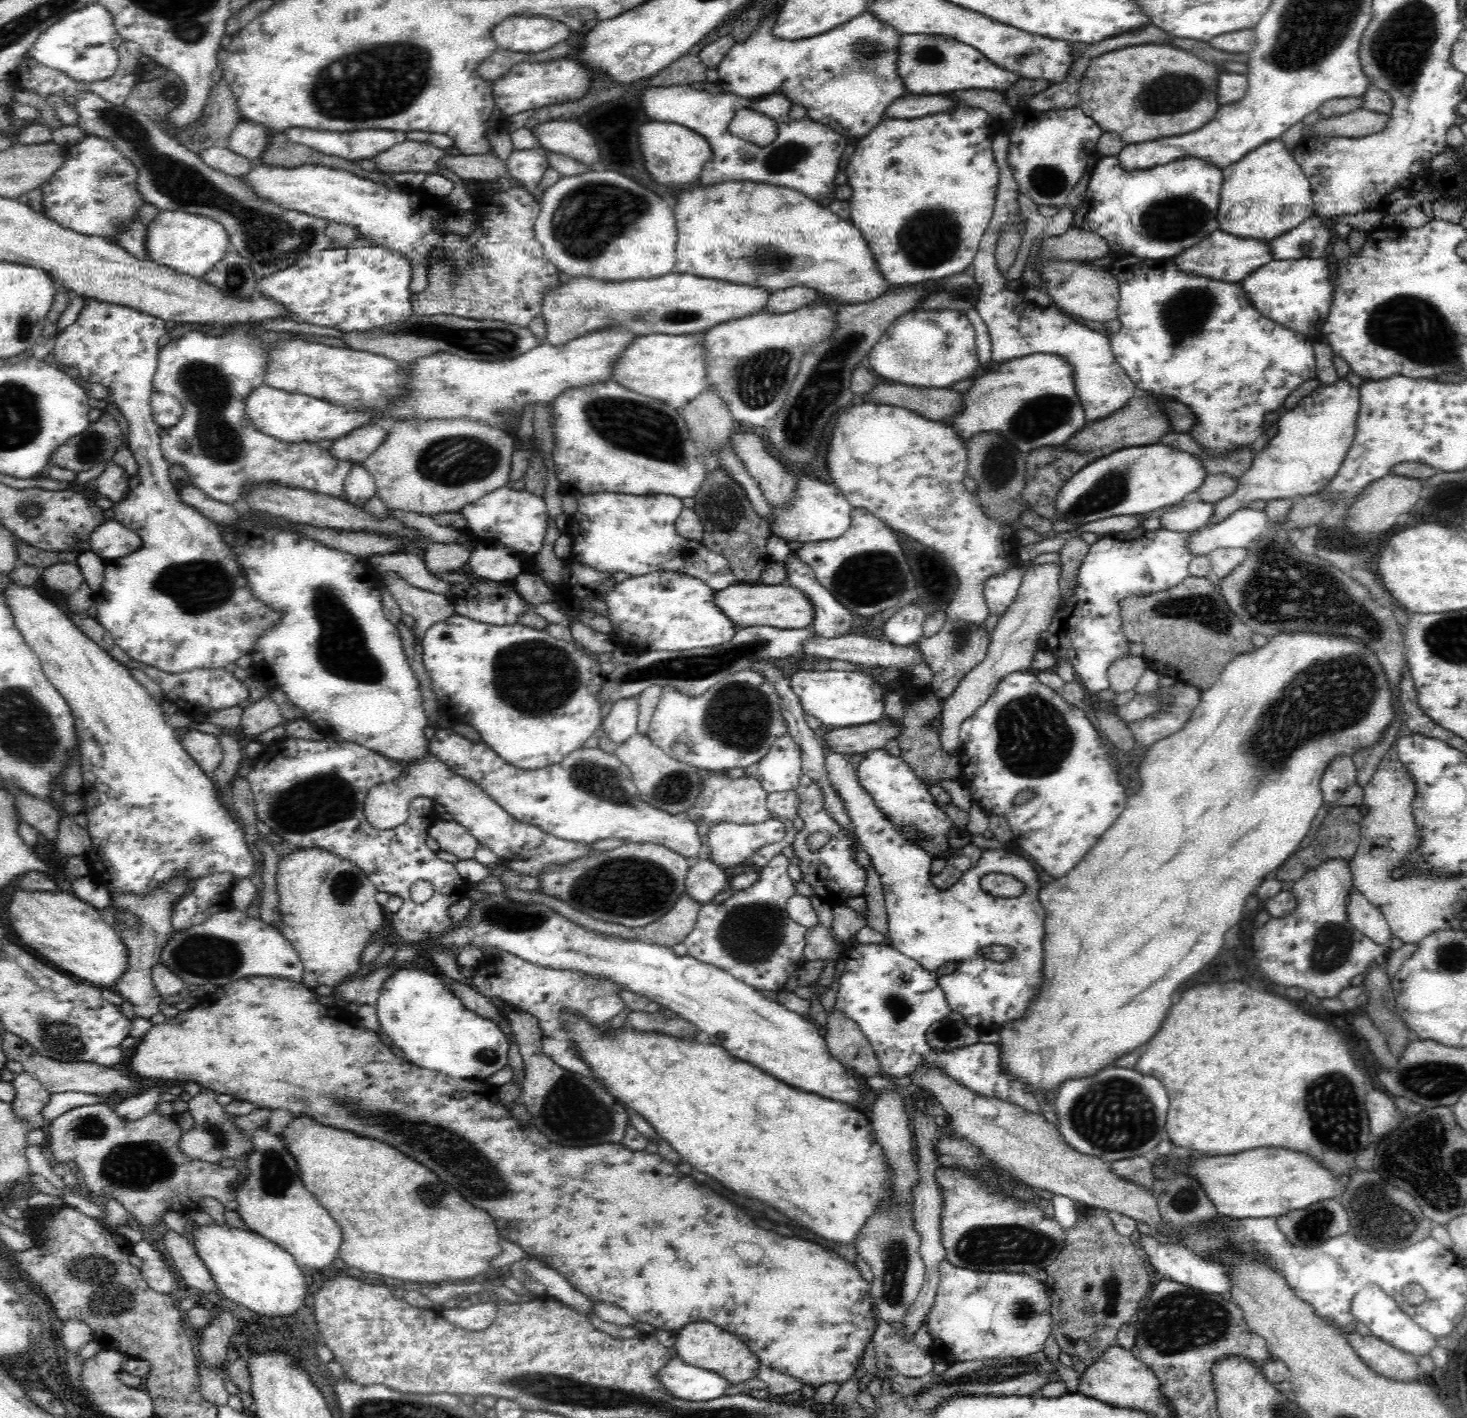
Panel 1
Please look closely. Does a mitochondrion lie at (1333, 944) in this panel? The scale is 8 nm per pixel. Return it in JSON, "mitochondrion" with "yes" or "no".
{"mitochondrion":"yes"}

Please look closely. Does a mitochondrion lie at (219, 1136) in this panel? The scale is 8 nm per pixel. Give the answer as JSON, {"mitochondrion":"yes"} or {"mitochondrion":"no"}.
{"mitochondrion":"yes"}

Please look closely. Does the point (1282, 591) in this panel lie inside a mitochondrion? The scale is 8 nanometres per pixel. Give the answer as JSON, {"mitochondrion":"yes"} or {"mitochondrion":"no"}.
{"mitochondrion":"yes"}

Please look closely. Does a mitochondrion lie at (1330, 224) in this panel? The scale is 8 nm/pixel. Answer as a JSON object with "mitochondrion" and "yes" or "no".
{"mitochondrion":"no"}

